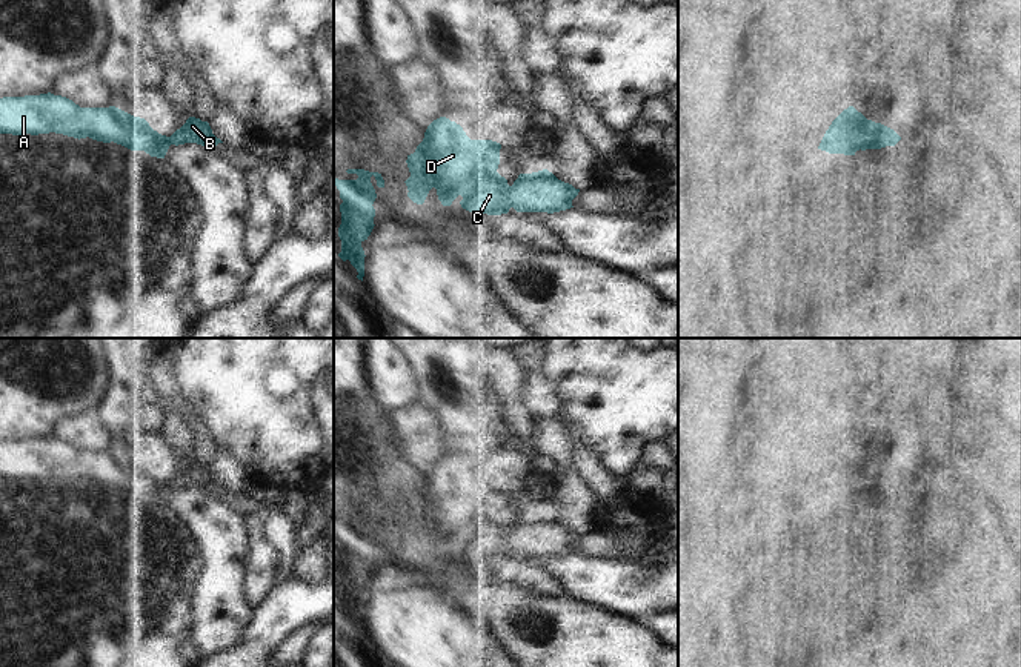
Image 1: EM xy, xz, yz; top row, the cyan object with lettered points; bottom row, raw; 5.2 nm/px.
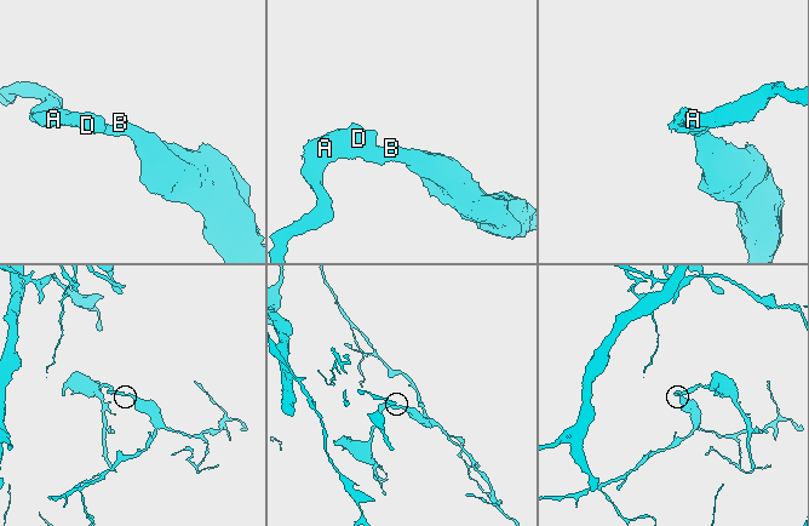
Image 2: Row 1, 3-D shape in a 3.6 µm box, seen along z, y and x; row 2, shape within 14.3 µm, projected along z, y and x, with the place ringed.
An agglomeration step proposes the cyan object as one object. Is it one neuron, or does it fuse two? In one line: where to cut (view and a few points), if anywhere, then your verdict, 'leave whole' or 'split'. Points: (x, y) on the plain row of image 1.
cut xz (495, 515), (489, 520), (477, 520), (458, 538); split

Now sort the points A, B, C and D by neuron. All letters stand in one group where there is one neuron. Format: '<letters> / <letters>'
A D / B C

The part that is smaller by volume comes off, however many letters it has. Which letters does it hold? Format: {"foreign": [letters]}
{"foreign": ["A", "D"]}

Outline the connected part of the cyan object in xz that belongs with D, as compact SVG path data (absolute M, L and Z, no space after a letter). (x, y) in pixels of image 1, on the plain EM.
M446 461L434 464L415 496L407 499L407 541L423 549L435 532L441 549L451 550L475 521L497 516L500 493L501 489L492 484L471 484L460 469Z

